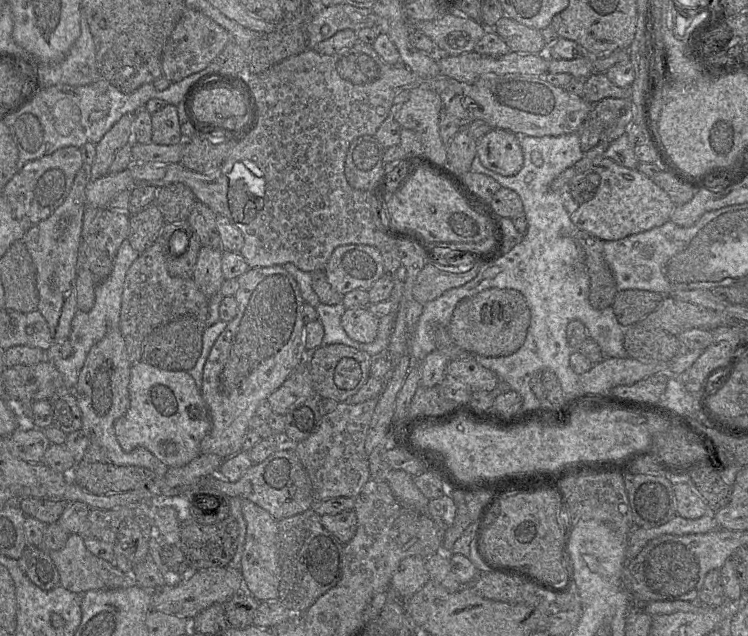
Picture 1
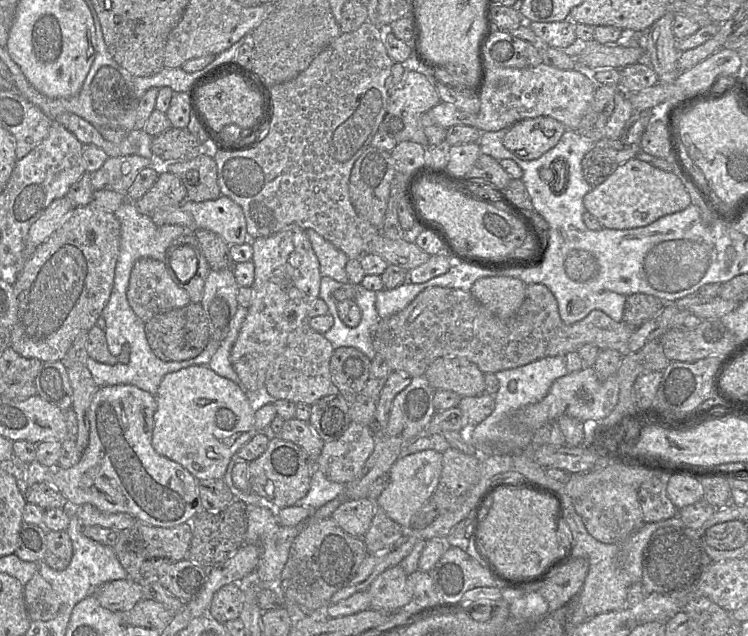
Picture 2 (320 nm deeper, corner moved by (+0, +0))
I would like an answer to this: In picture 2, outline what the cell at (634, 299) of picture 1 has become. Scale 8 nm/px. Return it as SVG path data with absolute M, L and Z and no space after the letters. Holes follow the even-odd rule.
M643 293L631 294L624 303L622 321L631 328L638 328L660 313L663 307L664 302L657 297Z

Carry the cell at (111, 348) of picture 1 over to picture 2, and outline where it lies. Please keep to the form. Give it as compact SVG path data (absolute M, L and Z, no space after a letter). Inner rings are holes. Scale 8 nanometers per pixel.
M111 385L103 386L97 389L95 392L88 411L89 419L89 440L86 448L82 452L80 461L73 467L63 469L59 467L46 467L40 463L34 461L29 465L26 475L23 475L23 481L29 486L35 483L46 483L58 490L68 502L74 506L80 506L83 504L91 504L102 512L105 513L127 513L131 515L135 520L142 521L152 526L173 528L186 522L190 522L194 516L202 510L201 500L199 496L199 481L180 464L159 455L152 447L152 434L154 429L154 414L157 409L157 403L155 397L148 392L145 392L132 385Z

